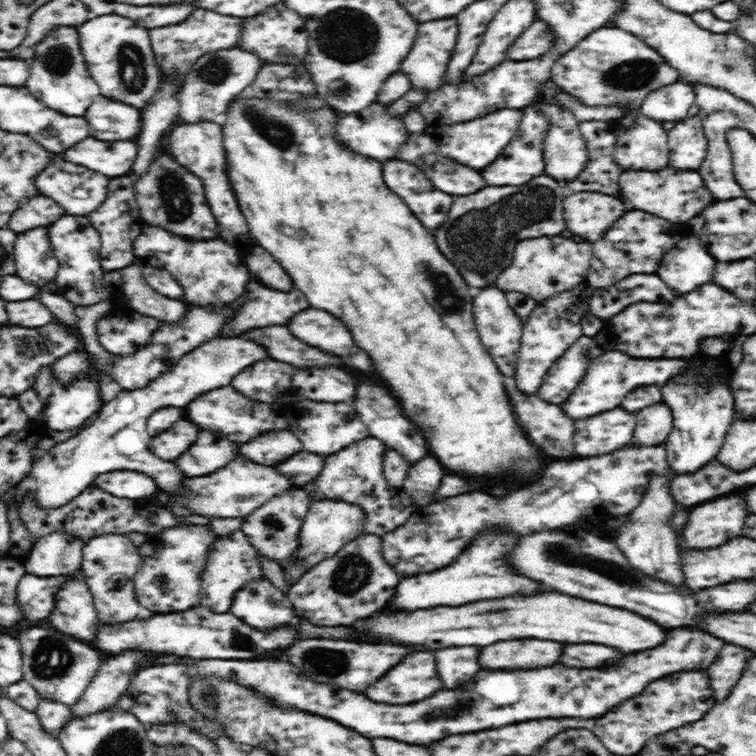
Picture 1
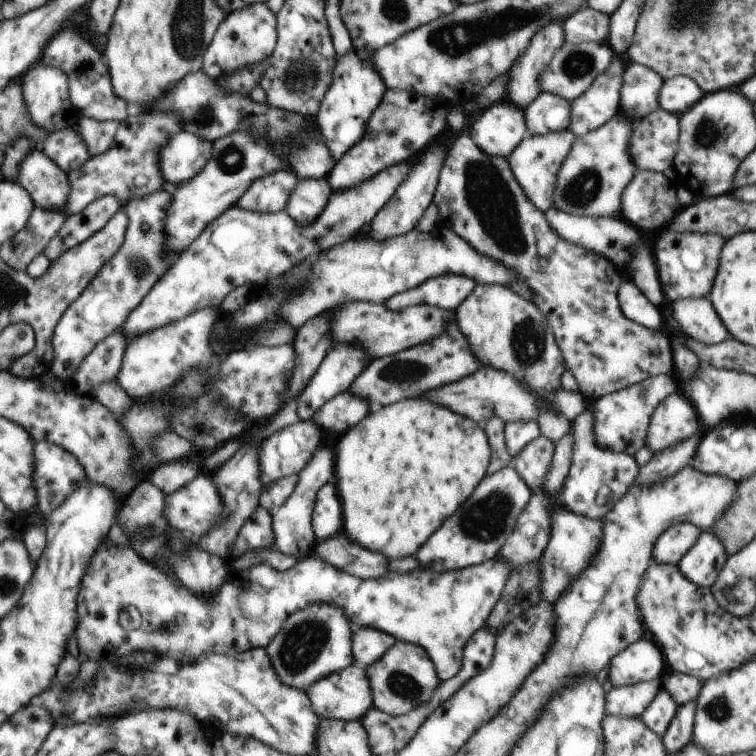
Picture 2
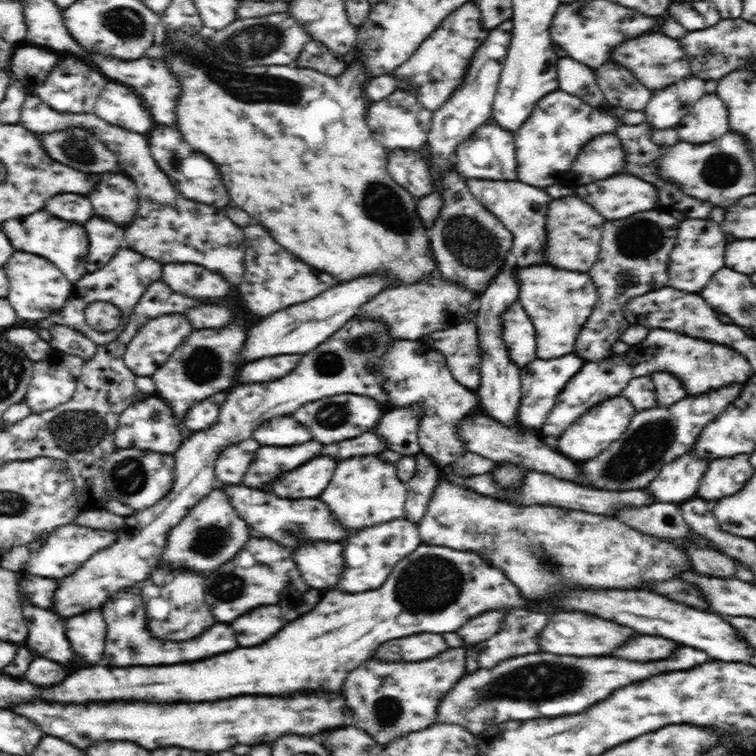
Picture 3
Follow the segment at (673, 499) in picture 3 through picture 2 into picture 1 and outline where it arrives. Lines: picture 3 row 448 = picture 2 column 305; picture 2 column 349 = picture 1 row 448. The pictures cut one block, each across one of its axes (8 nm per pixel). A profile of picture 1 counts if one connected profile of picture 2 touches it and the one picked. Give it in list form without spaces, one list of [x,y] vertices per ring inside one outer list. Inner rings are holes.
[[[718,358],[708,364],[702,360],[702,368],[698,372],[692,372],[690,376],[674,378],[670,384],[662,388],[662,401],[666,402],[672,409],[673,427],[665,440],[666,456],[669,468],[676,475],[694,474],[700,468],[704,468],[714,456],[720,452],[724,444],[726,434],[730,425],[735,420],[733,417],[735,410],[735,400],[731,393],[731,388],[724,382],[716,382],[708,386],[702,378],[708,368],[720,366]]]

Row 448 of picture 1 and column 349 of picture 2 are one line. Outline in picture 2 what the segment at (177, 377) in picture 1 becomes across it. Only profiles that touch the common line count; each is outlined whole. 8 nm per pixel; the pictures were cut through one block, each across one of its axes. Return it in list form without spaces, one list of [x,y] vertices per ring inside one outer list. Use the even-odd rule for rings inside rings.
[[[353,45],[346,54],[339,56],[330,86],[316,114],[324,144],[334,158],[342,158],[354,144],[362,140],[366,122],[370,114],[378,108],[386,92],[386,84],[382,80],[382,75],[374,68],[373,52],[366,47]]]

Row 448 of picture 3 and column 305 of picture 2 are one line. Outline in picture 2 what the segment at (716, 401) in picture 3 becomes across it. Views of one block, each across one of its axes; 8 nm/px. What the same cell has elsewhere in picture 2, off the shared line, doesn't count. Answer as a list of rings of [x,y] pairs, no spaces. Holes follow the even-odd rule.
[[[310,604],[290,614],[282,630],[268,644],[268,654],[278,678],[305,690],[321,678],[345,669],[355,662],[351,642],[354,627],[345,610],[334,604]]]

